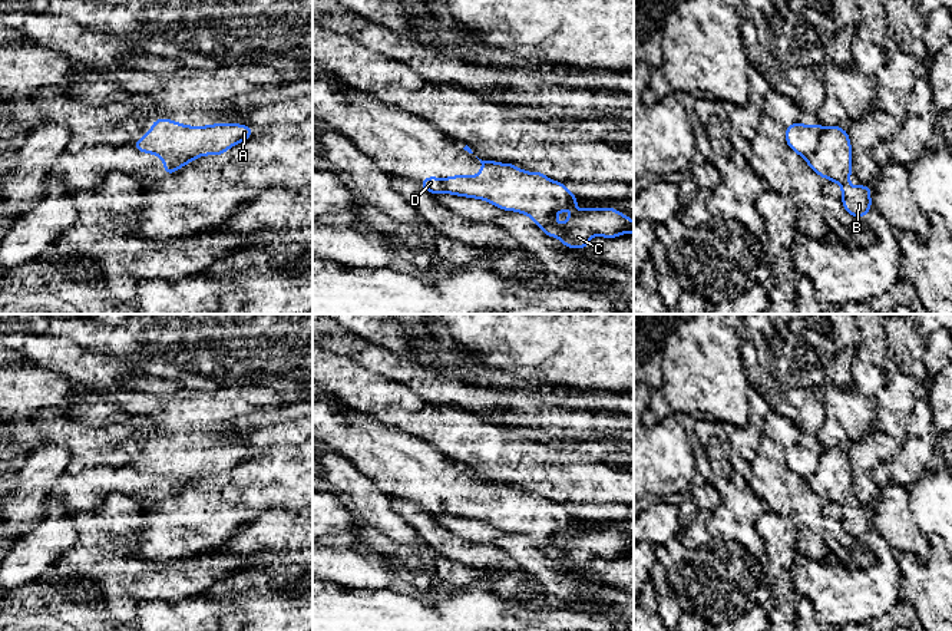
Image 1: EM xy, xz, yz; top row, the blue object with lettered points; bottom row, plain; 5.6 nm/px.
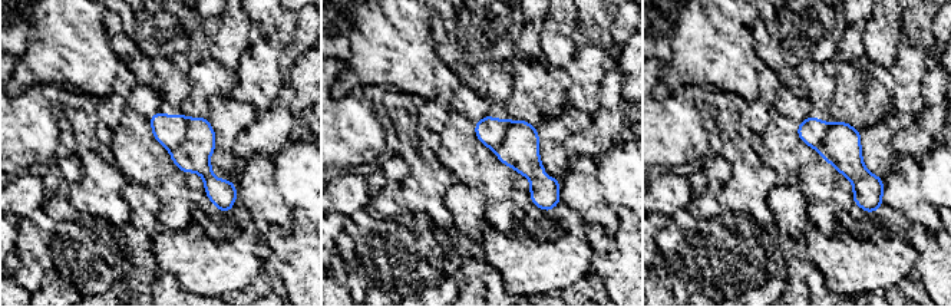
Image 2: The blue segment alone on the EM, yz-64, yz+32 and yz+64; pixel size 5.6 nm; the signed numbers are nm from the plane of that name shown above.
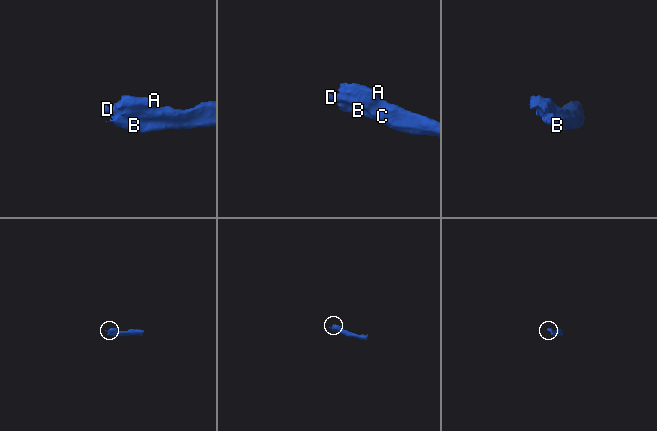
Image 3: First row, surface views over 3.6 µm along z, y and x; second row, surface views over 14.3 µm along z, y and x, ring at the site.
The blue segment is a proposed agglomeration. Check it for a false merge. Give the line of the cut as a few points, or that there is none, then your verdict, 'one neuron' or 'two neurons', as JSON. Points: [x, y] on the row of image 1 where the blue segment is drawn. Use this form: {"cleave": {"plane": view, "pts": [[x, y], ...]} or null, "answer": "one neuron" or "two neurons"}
{"cleave": {"plane": "xy", "pts": [[158, 154], [188, 155], [194, 158]]}, "answer": "two neurons"}

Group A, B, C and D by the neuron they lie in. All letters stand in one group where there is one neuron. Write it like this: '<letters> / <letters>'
A / B C D

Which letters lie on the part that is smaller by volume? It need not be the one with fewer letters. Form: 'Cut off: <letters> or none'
Cut off: A

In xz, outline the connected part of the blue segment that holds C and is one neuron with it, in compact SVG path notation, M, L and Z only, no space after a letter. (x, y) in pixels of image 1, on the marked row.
M480 163L482 169L476 176L427 176L419 185L433 195L447 192L477 198L505 211L526 214L548 237L561 238L568 248L586 248L595 234L604 238L634 234L634 221L614 208L573 209L561 225L553 217L579 202L563 182L548 179L543 172L532 174L508 163Z

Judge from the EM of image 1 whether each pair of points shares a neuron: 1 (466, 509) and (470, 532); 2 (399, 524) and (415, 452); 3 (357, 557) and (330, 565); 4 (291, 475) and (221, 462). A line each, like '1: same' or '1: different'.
1: different
2: different
3: same
4: different

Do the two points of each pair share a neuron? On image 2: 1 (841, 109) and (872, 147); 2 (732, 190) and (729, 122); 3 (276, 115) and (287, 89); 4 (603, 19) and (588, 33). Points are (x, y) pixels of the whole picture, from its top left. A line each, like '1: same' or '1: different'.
1: different
2: same
3: same
4: same

